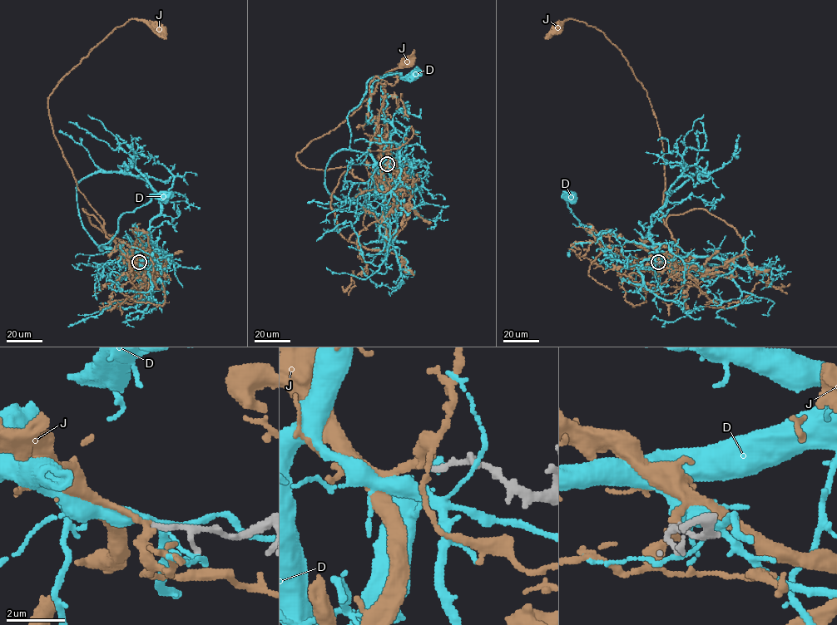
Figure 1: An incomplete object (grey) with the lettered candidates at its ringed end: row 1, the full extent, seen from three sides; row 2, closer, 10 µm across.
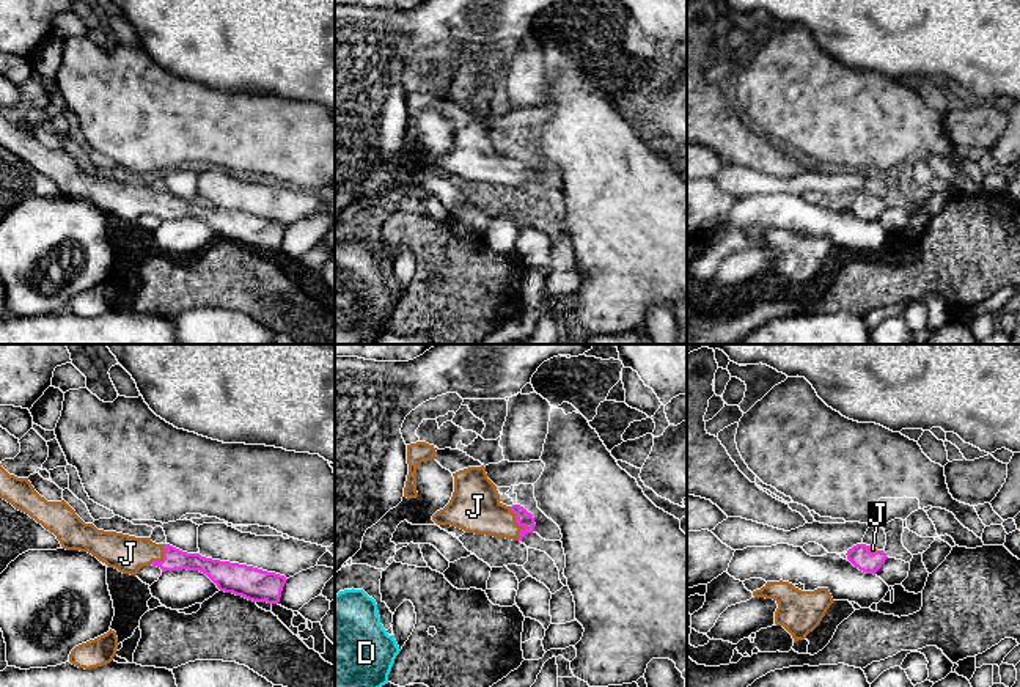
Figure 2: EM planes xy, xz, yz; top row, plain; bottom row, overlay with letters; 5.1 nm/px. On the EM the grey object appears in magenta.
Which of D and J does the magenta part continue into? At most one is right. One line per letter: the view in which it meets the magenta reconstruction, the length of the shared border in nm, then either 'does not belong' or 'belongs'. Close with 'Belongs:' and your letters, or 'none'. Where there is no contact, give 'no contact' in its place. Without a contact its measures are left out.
D: no contact | does not belong
J: xz | 180 nm | belongs
Belongs: J

